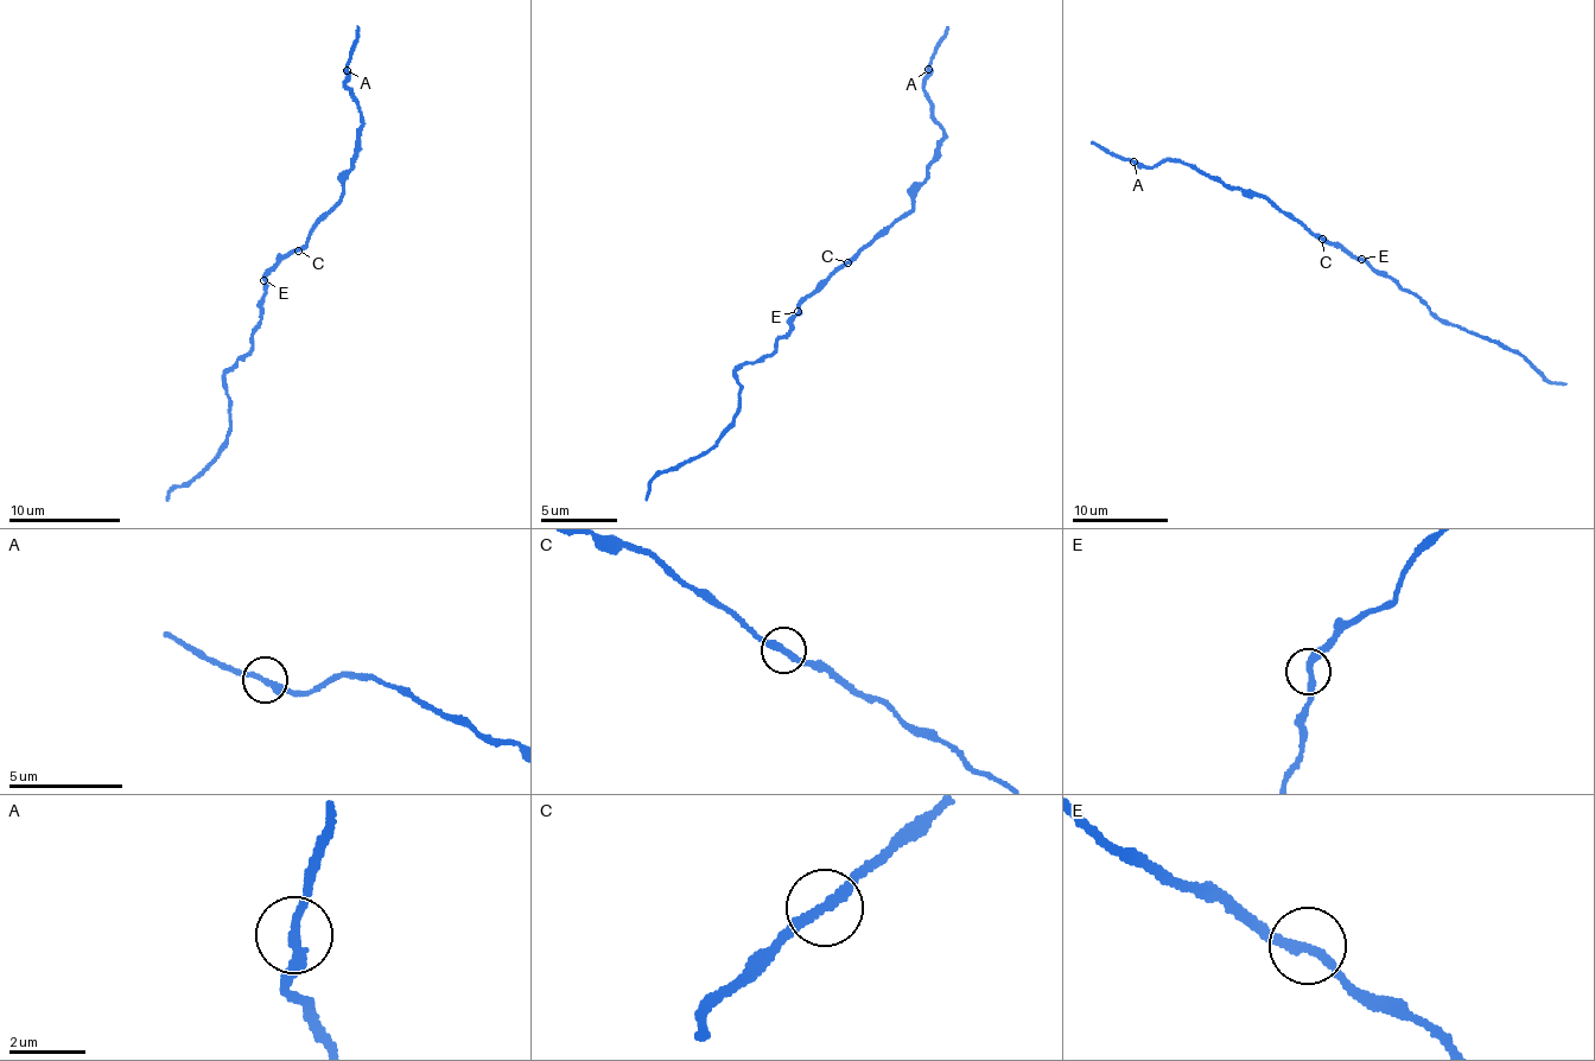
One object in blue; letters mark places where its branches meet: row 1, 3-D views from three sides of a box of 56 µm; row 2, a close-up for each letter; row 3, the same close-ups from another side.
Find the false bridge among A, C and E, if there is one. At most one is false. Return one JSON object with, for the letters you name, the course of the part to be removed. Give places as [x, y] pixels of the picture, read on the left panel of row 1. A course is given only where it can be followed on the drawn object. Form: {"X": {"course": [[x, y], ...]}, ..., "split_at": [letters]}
{"split_at": []}

